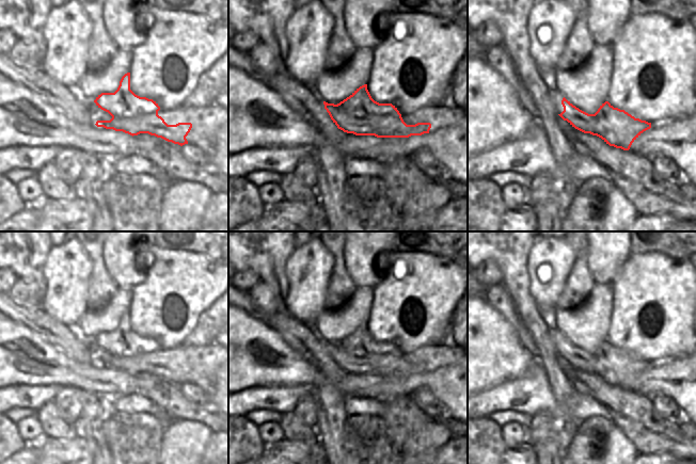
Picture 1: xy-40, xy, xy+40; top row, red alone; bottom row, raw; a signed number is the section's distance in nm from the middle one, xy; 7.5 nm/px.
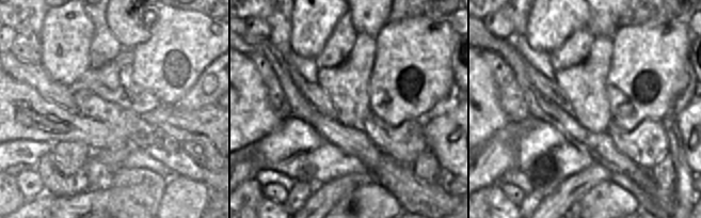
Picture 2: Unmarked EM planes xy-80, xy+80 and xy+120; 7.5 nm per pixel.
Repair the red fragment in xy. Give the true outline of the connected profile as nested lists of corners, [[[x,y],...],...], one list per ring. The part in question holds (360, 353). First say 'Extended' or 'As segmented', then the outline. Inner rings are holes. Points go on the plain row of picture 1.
As segmented. [[[367,323],[357,327],[337,343],[323,340],[325,348],[338,368],[355,374],[409,377],[429,372],[430,362],[407,364],[392,342],[375,340]]]

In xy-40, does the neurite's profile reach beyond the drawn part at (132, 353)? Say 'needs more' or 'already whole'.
already whole

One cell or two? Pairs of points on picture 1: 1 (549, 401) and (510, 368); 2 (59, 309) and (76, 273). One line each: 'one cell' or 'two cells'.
1: two cells
2: one cell

